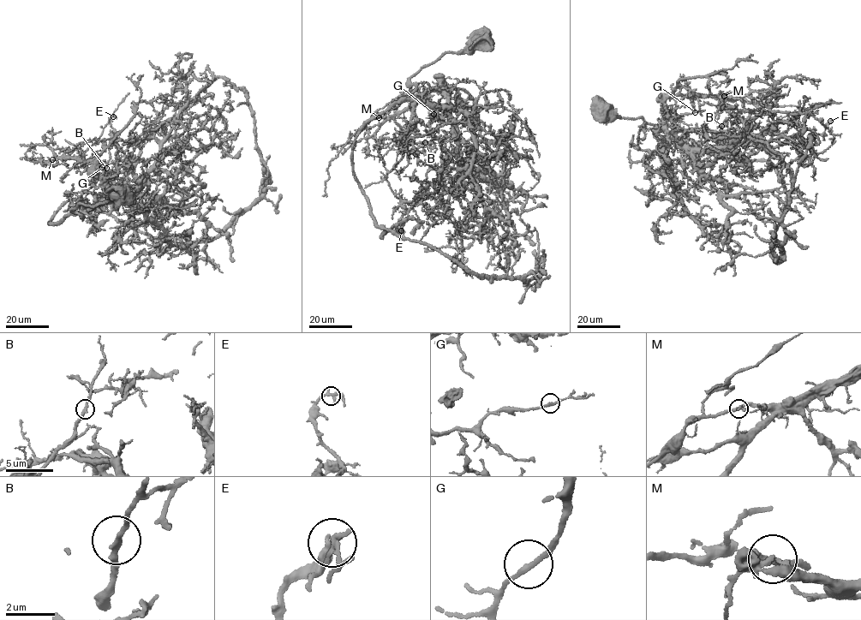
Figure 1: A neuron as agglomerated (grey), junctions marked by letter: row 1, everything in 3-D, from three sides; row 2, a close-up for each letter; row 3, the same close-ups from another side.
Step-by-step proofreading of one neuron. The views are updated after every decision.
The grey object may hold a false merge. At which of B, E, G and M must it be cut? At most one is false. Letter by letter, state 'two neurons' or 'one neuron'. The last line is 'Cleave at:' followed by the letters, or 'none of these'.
B: two neurons
E: one neuron
G: one neuron
M: one neuron
Cleave at: B

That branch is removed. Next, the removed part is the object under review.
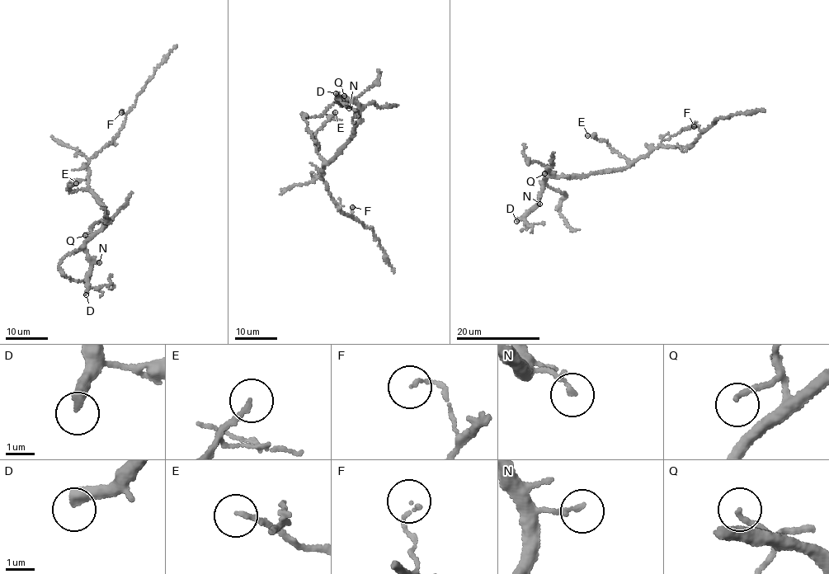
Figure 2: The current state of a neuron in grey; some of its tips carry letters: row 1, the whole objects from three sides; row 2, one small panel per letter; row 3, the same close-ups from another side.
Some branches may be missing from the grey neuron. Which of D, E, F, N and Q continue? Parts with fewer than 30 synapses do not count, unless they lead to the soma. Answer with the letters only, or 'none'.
D

